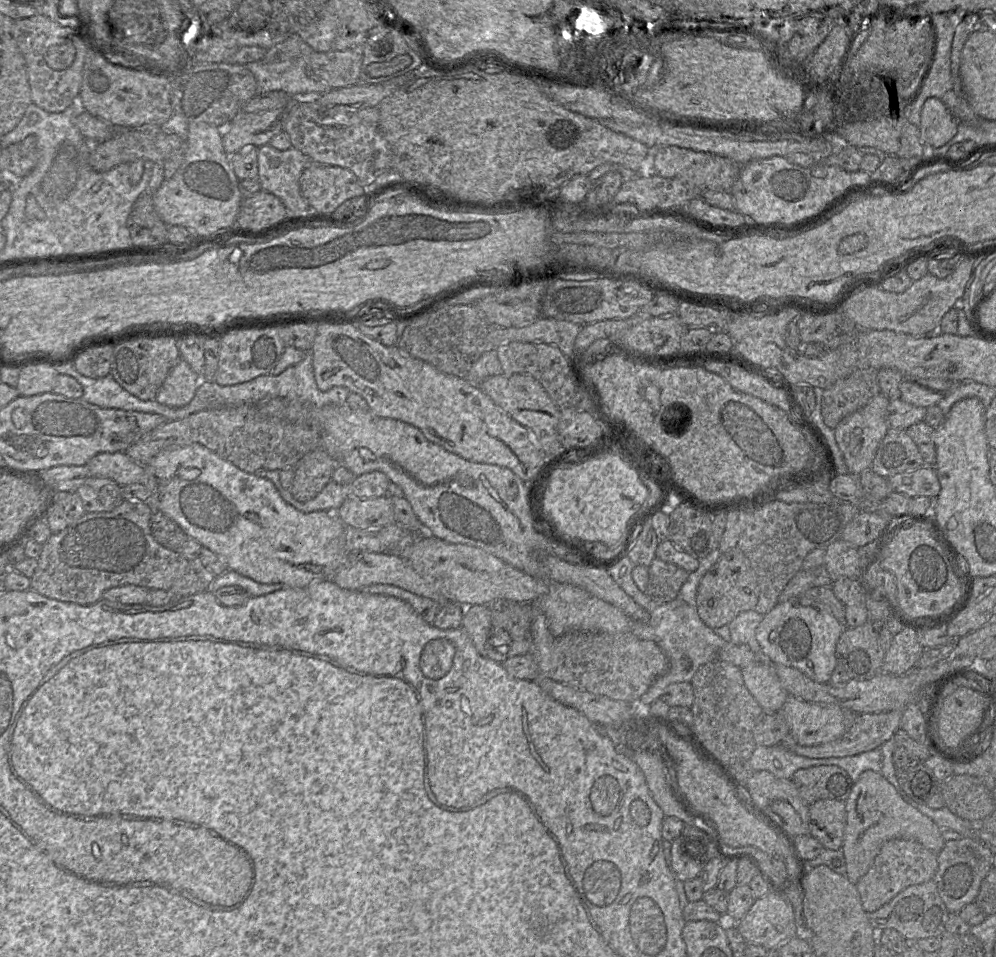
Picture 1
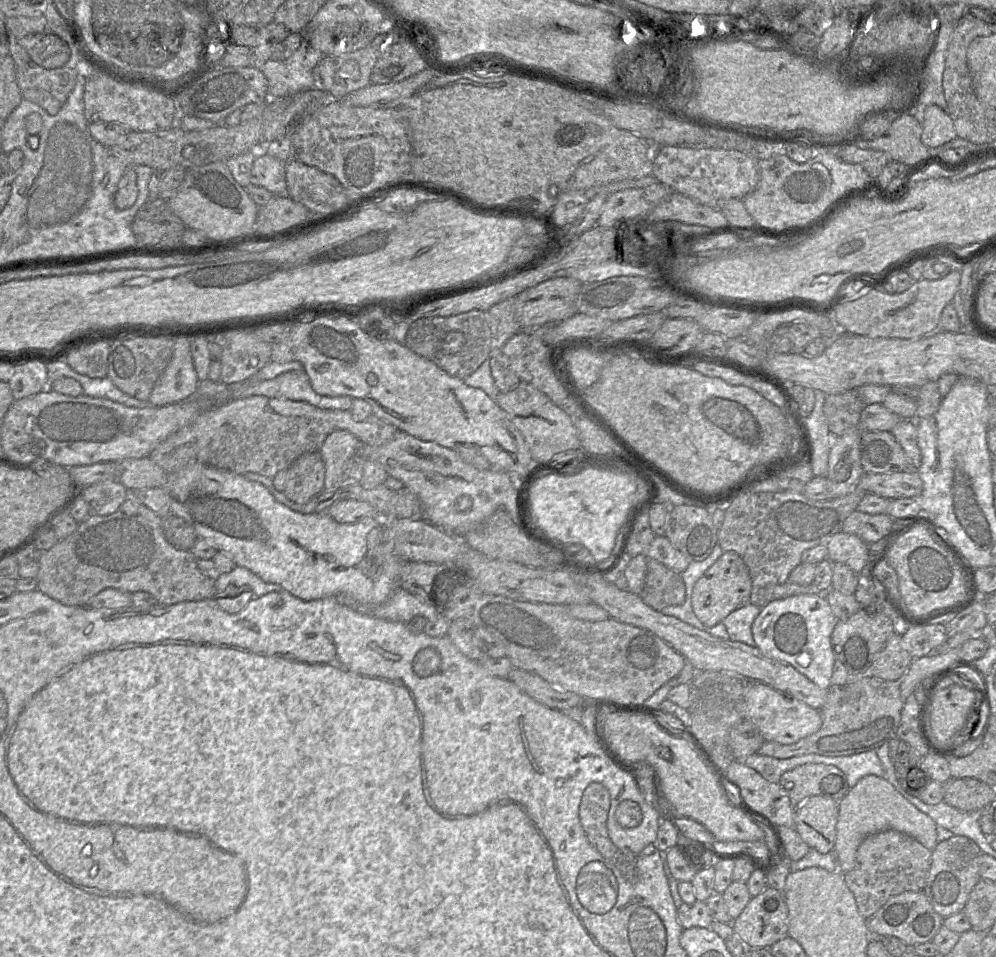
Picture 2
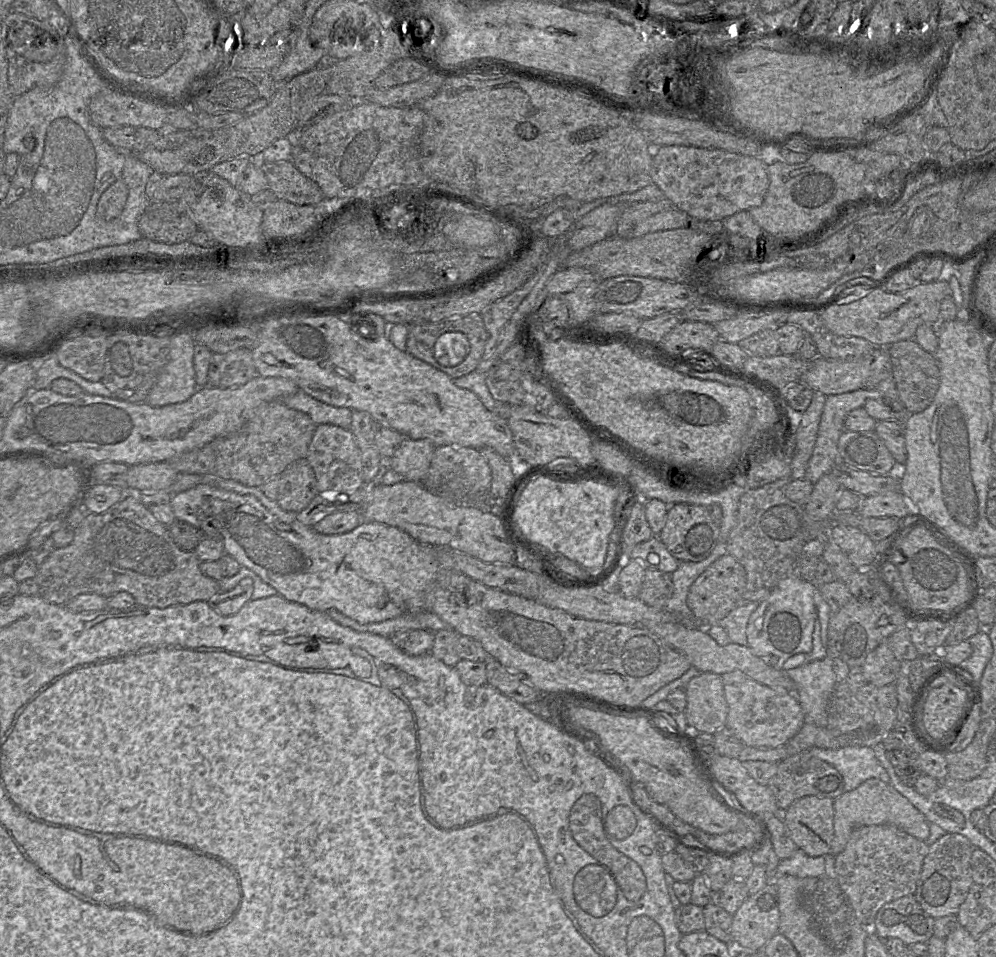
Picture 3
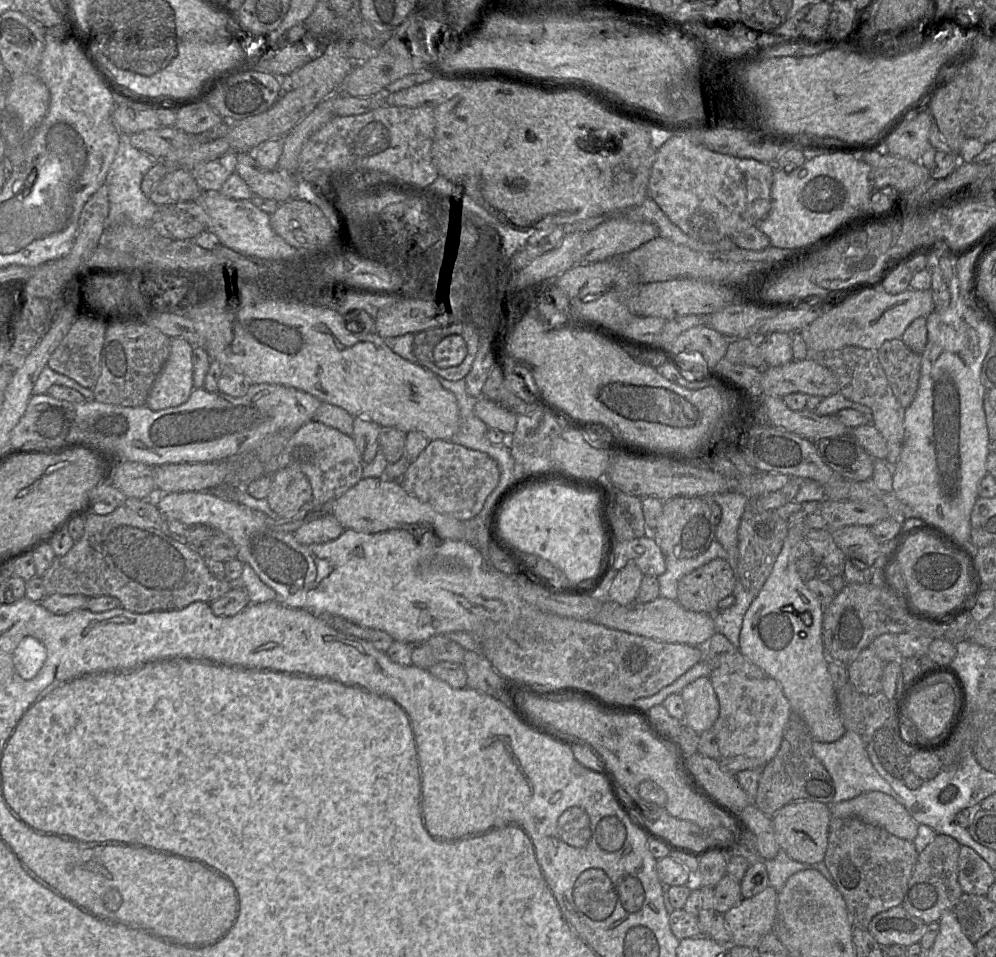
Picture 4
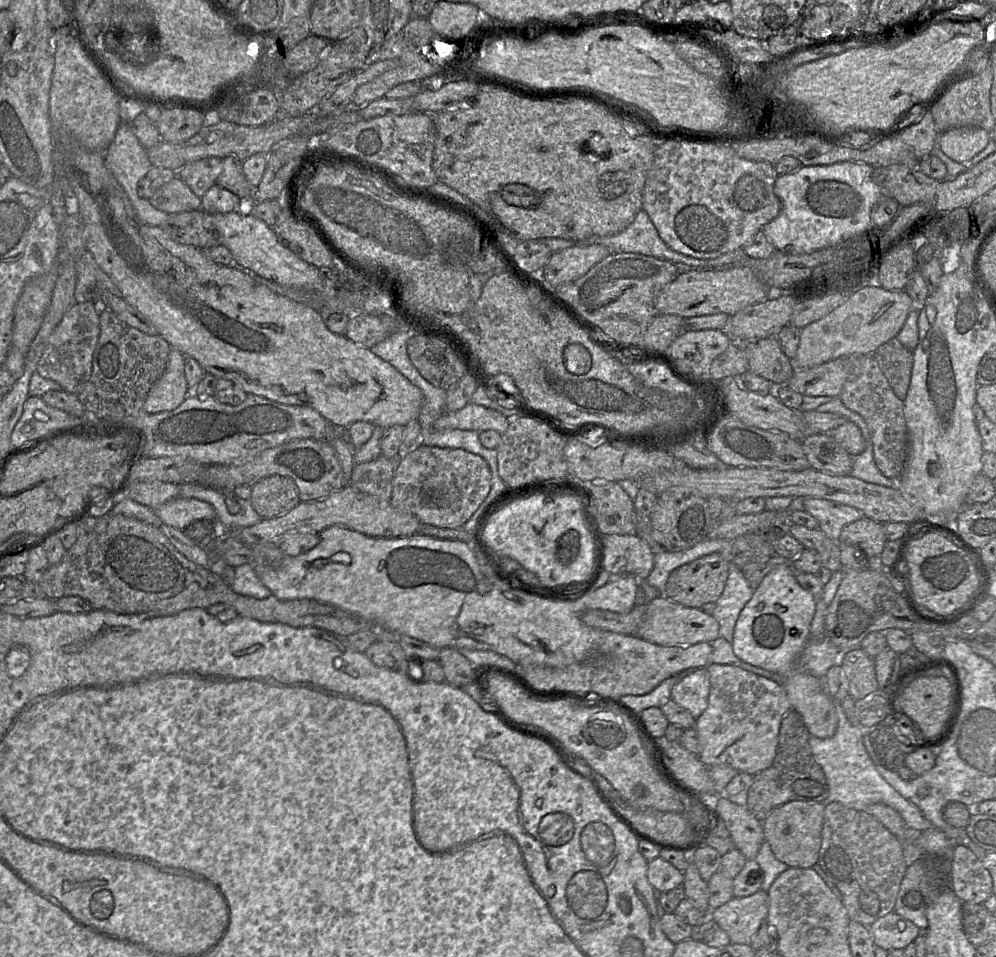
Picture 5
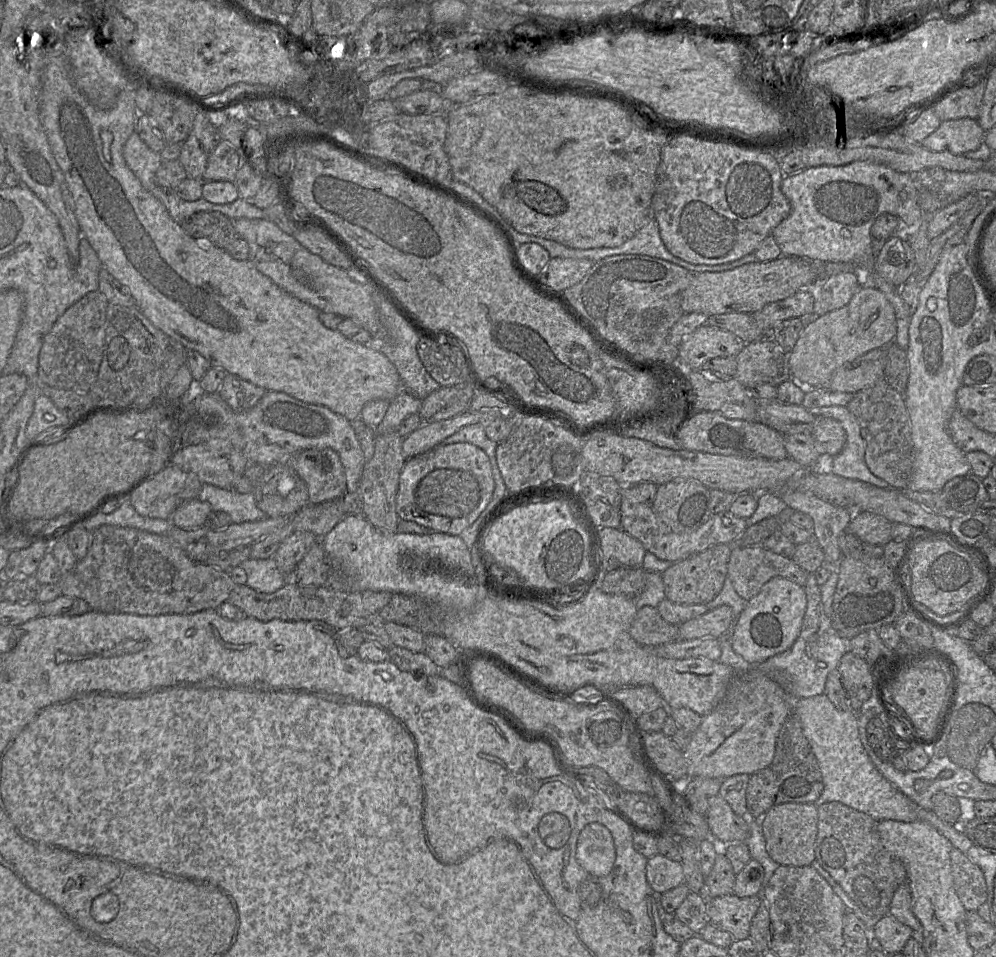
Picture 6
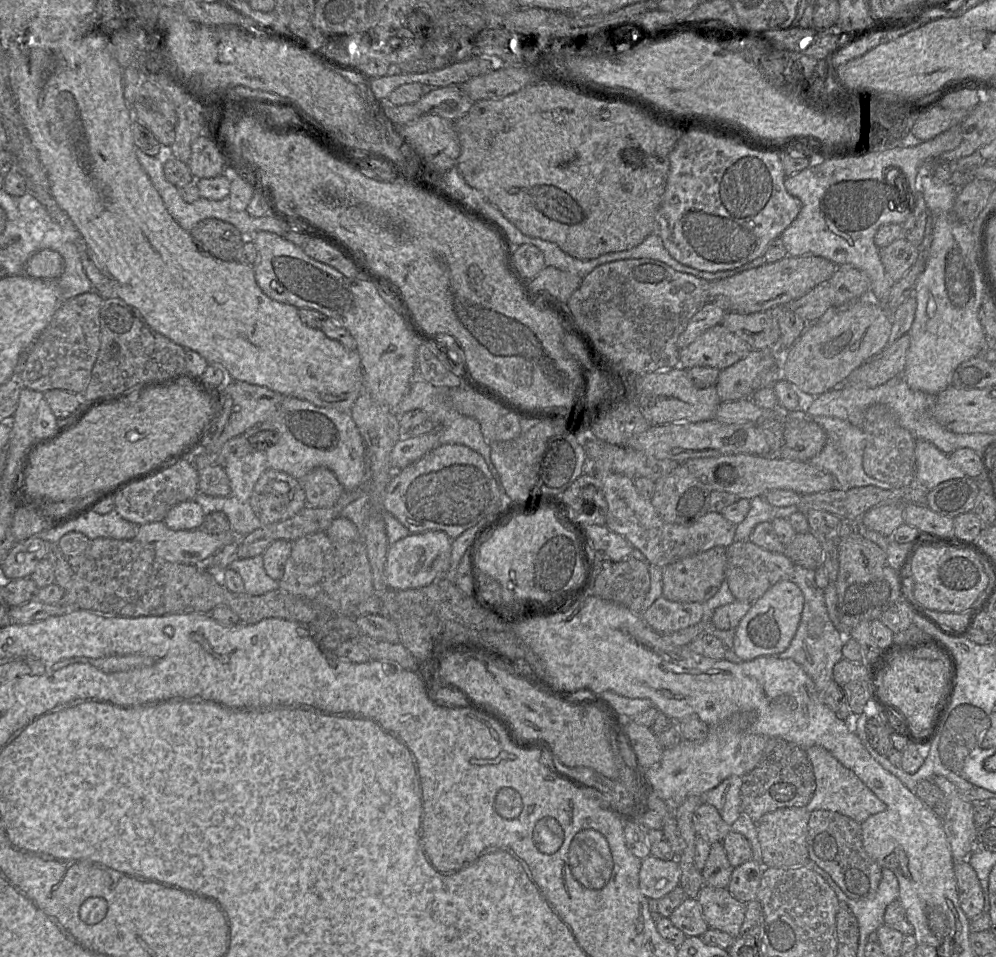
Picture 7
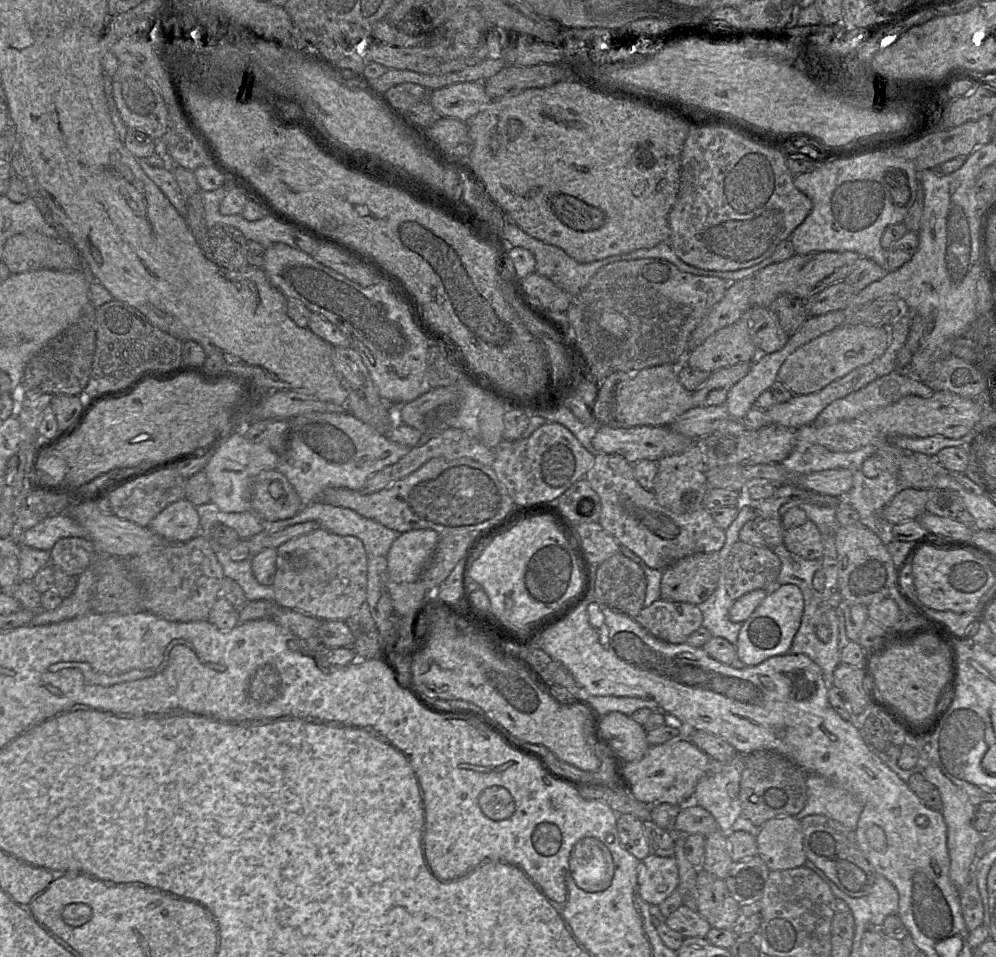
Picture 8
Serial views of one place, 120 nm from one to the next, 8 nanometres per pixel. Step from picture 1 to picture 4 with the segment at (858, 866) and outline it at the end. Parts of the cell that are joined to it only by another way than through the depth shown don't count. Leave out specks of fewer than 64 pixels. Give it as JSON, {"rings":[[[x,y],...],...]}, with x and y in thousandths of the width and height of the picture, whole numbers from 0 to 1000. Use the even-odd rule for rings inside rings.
{"rings":[[[871,827],[855,835],[832,841],[835,854],[858,854],[908,878],[917,879],[921,874],[923,861],[914,848],[887,828]]]}

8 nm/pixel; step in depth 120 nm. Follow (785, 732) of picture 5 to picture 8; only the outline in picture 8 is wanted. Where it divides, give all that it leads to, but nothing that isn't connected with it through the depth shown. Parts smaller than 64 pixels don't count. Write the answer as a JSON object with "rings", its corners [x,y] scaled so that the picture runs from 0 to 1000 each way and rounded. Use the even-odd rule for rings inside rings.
{"rings":[[[780,785],[747,788],[742,825],[745,852],[761,864],[778,854],[798,853],[810,838],[810,810],[805,801]]]}

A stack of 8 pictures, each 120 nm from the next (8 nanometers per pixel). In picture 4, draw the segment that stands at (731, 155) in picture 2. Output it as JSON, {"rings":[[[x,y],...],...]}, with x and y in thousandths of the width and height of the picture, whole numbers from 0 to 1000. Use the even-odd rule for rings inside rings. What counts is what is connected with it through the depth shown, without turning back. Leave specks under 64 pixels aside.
{"rings":[[[674,142],[660,158],[651,191],[651,205],[675,233],[700,253],[718,254],[767,229],[774,217],[777,172],[740,165],[697,150],[690,142]]]}

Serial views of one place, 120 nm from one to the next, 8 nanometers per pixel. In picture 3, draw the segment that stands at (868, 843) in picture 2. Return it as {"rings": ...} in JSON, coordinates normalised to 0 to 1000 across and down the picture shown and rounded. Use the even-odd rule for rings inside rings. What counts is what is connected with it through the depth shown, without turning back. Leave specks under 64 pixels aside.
{"rings":[[[871,862],[857,866],[847,888],[838,894],[839,918],[859,961],[878,974],[882,951],[890,944],[917,935],[933,884],[898,862]]]}

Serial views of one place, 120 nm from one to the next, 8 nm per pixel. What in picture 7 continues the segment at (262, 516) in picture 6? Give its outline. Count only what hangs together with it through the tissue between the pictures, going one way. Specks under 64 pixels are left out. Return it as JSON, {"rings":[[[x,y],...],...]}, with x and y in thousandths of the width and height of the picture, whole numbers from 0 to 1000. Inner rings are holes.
{"rings":[[[199,515],[195,520],[208,539],[214,535],[227,538],[231,553],[239,561],[244,561],[265,549],[255,537],[250,525],[242,525],[236,519],[214,519]]]}

